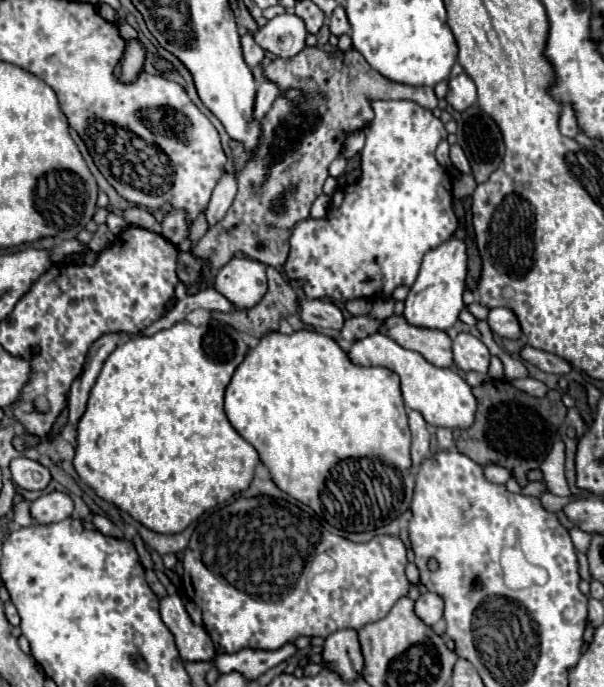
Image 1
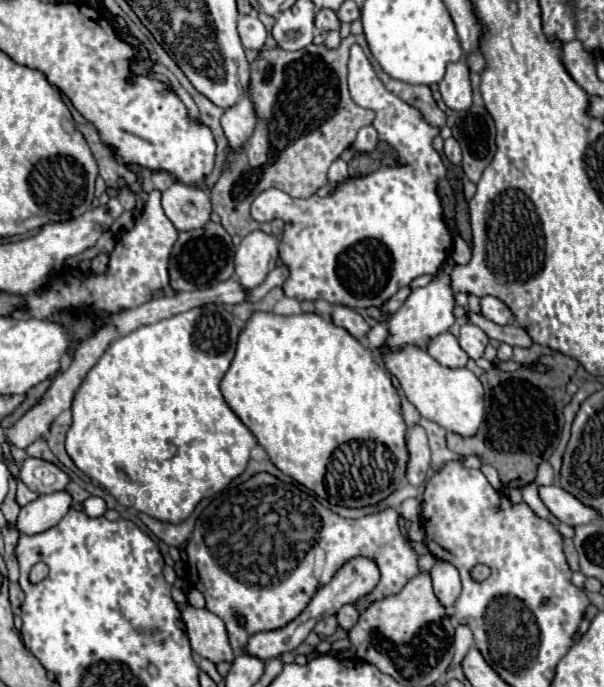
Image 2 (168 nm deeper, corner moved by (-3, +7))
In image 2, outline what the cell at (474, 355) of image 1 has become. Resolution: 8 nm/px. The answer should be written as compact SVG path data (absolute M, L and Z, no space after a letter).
M463 324L463 326L461 326L459 344L461 344L461 348L467 352L469 358L477 360L477 358L483 356L483 350L485 350L485 346L489 344L489 338L487 338L487 334L485 334L481 328L477 328L477 326L473 326L473 324Z

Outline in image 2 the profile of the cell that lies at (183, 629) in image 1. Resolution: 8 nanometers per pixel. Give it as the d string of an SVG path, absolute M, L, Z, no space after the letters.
M191 604L181 608L181 612L183 612L187 636L191 640L191 648L195 654L215 664L231 662L235 658L229 646L227 628L219 616L215 616L205 608L203 610L193 608Z

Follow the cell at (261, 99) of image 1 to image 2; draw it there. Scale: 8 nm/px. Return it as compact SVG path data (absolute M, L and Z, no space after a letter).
M239 98L233 106L225 110L225 114L221 116L221 126L233 150L239 150L243 142L253 134L255 122L257 116L253 112L253 104L249 98Z

